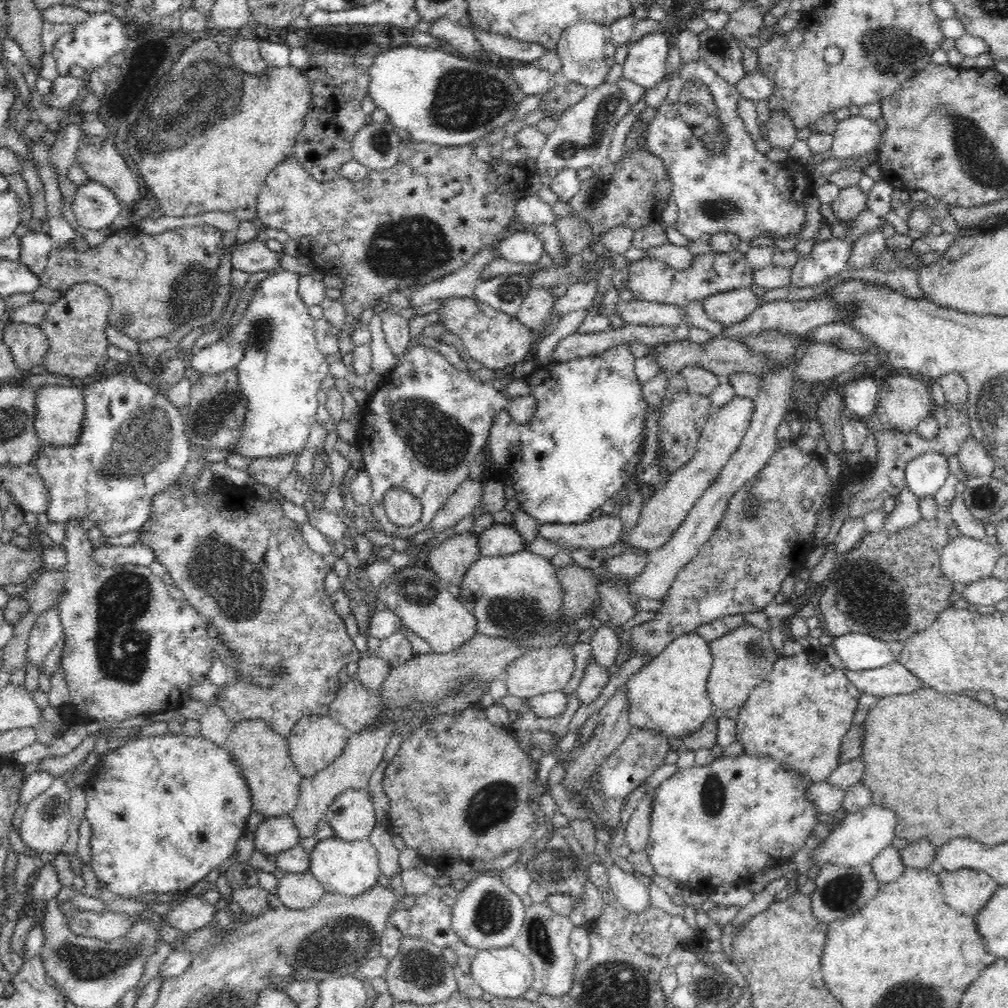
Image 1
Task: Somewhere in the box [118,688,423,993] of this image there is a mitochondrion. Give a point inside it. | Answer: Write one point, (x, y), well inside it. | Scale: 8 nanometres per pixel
(335, 944)

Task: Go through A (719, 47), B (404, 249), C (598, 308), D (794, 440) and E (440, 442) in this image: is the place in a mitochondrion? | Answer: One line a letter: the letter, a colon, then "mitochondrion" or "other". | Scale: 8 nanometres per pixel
A: mitochondrion
B: mitochondrion
C: other
D: other
E: mitochondrion

